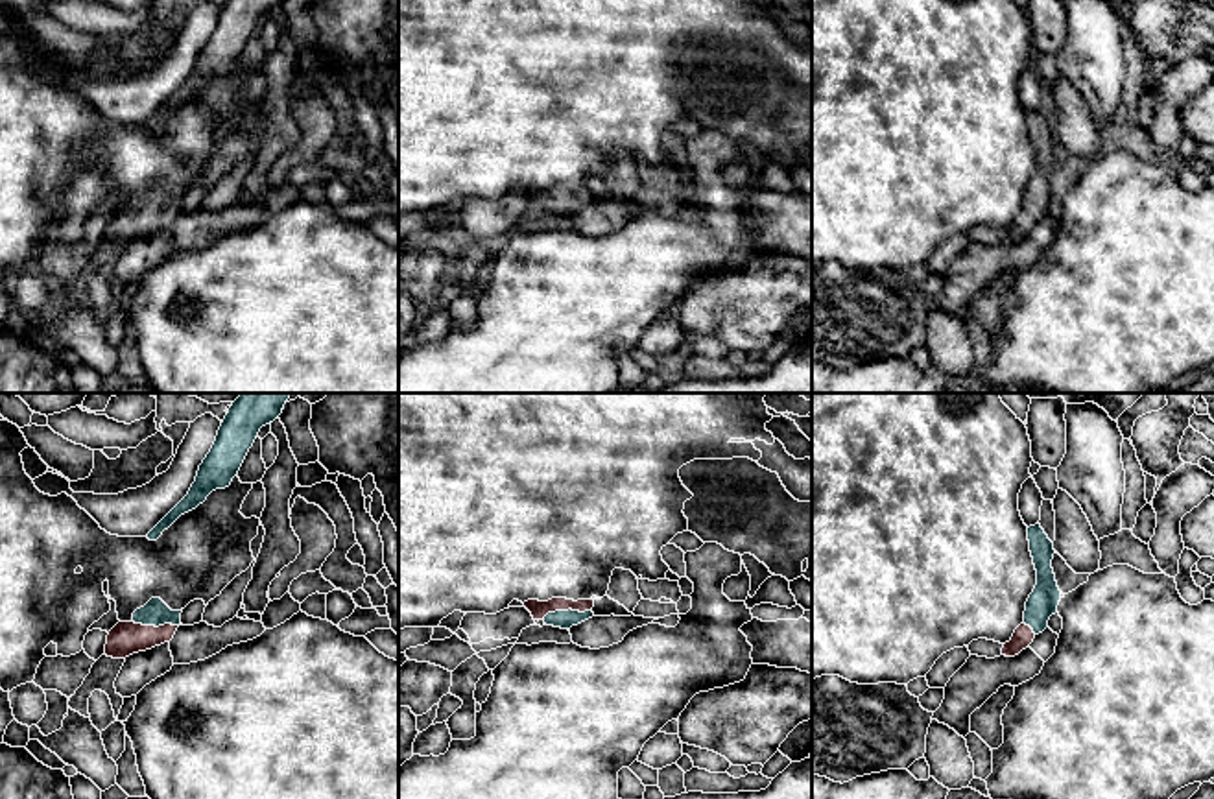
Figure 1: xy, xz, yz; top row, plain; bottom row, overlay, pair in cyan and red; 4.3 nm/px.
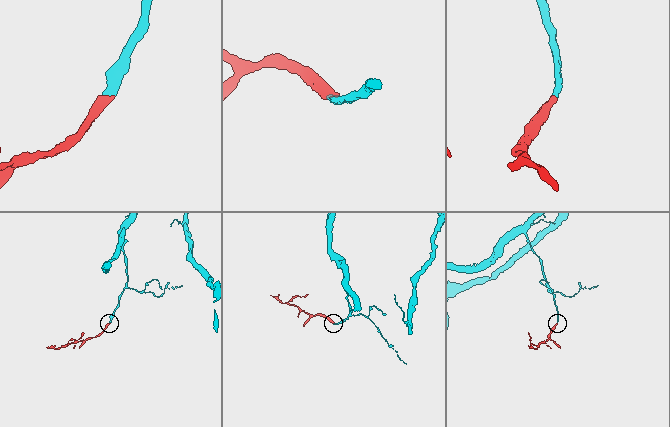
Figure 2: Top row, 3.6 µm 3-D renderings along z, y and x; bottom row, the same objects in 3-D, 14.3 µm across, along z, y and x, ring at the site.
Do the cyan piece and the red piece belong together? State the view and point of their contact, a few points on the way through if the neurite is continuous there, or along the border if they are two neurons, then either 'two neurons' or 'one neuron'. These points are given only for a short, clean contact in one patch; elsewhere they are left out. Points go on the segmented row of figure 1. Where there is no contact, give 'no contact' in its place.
meets cyan in xz at (565, 611); runs through xz (559, 619), (565, 611), (539, 609); one neuron

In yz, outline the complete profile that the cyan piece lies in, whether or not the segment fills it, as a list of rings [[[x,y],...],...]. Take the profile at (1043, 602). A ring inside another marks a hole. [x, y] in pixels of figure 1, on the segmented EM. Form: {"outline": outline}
{"outline": [[[1041,524],[1028,528],[1030,552],[1037,570],[1037,585],[1026,602],[1024,622],[1015,629],[1009,642],[1004,644],[1002,655],[1015,657],[1030,648],[1033,638],[1048,627],[1048,620],[1057,613],[1061,590],[1052,568],[1053,543]]]}

